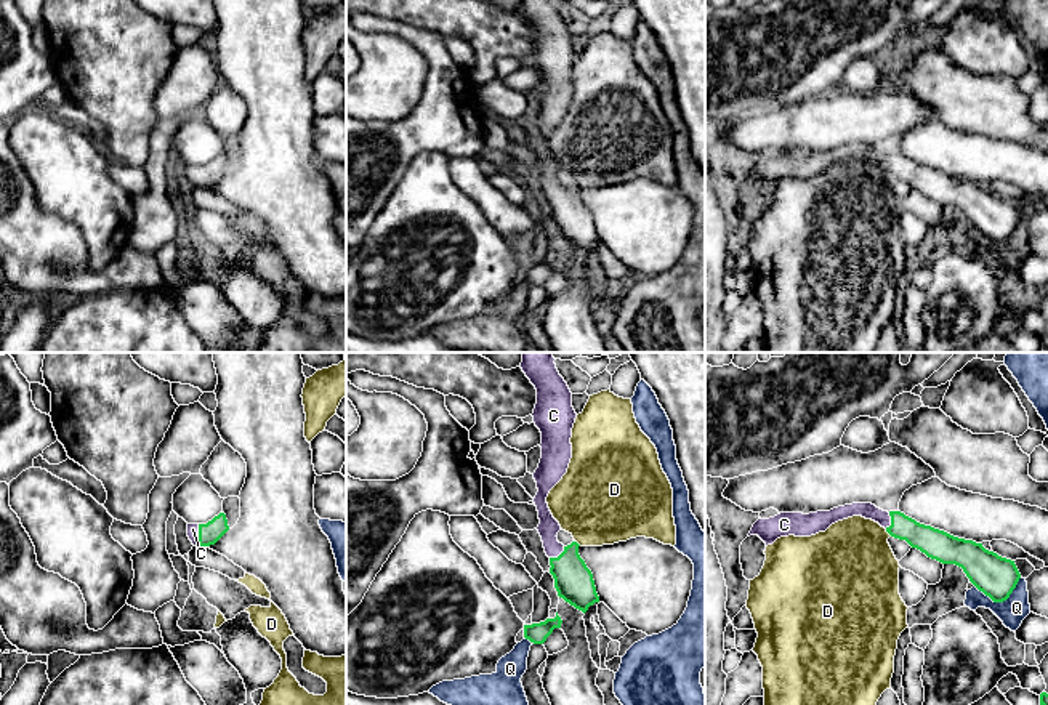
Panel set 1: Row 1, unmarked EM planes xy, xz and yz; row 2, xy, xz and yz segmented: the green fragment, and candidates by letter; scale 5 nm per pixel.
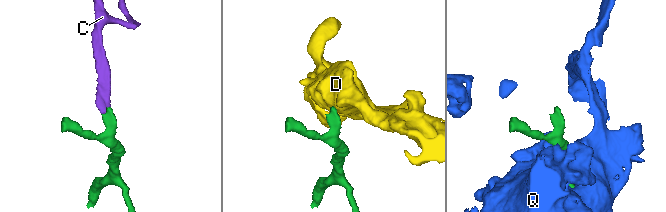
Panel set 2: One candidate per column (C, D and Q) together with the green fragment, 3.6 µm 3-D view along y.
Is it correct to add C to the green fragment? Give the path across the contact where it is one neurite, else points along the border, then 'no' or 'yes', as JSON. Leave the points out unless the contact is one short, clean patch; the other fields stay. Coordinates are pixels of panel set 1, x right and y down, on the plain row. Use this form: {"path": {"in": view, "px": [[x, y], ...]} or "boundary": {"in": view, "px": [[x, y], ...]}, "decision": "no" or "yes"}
{"path": {"in": "xy", "px": [[209, 175], [199, 177], [193, 170]]}, "decision": "yes"}

